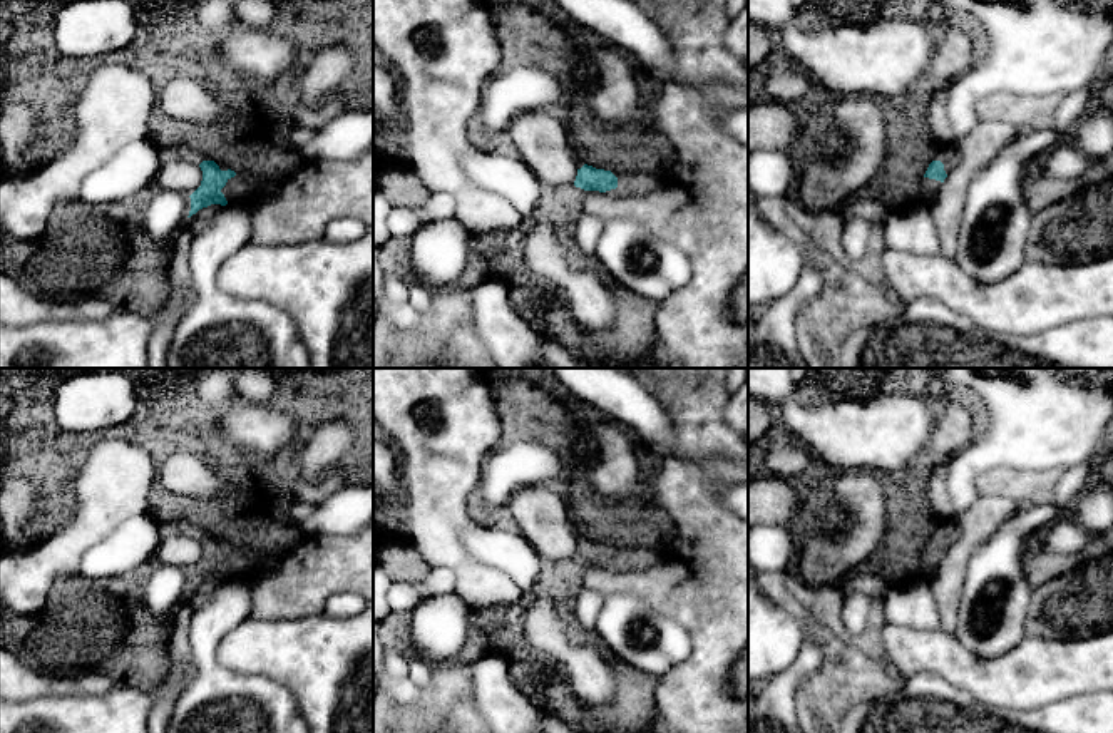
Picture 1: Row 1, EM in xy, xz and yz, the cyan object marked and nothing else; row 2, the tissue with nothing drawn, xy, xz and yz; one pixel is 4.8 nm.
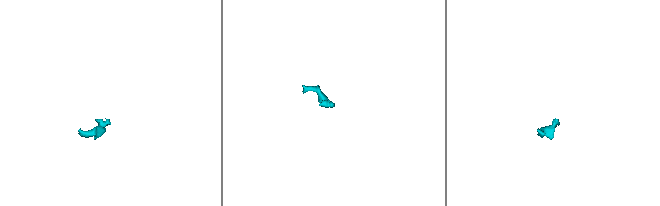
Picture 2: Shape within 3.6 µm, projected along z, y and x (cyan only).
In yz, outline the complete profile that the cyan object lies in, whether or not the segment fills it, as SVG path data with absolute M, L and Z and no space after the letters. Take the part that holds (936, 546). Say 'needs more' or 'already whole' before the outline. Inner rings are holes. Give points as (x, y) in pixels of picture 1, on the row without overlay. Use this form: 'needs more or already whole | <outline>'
needs more | M941 520L921 556L919 577L932 577L944 554L959 536L961 529L957 524L951 520Z

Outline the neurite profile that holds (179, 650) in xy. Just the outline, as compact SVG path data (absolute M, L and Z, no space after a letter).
M181 604L172 613L172 629L167 641L167 658L169 661L191 663L192 648L189 643L189 623L192 616L192 607L189 604Z

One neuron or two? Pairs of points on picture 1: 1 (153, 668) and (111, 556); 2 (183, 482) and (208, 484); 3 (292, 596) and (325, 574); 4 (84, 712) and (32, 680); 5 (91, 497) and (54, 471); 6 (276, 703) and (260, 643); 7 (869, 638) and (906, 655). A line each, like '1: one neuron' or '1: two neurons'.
1: two neurons
2: one neuron
3: one neuron
4: two neurons
5: two neurons
6: two neurons
7: two neurons

